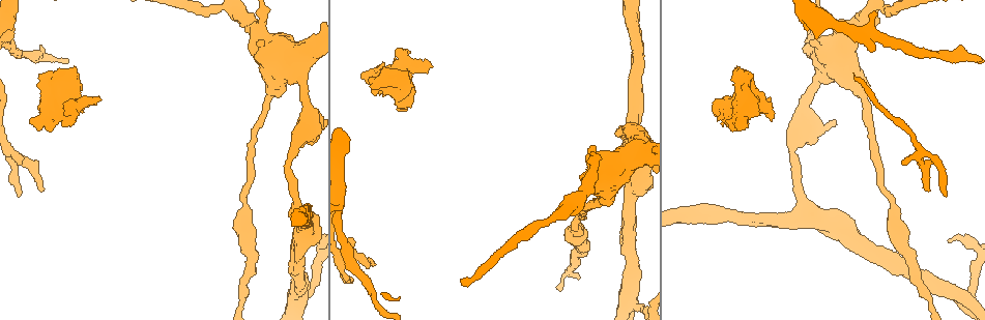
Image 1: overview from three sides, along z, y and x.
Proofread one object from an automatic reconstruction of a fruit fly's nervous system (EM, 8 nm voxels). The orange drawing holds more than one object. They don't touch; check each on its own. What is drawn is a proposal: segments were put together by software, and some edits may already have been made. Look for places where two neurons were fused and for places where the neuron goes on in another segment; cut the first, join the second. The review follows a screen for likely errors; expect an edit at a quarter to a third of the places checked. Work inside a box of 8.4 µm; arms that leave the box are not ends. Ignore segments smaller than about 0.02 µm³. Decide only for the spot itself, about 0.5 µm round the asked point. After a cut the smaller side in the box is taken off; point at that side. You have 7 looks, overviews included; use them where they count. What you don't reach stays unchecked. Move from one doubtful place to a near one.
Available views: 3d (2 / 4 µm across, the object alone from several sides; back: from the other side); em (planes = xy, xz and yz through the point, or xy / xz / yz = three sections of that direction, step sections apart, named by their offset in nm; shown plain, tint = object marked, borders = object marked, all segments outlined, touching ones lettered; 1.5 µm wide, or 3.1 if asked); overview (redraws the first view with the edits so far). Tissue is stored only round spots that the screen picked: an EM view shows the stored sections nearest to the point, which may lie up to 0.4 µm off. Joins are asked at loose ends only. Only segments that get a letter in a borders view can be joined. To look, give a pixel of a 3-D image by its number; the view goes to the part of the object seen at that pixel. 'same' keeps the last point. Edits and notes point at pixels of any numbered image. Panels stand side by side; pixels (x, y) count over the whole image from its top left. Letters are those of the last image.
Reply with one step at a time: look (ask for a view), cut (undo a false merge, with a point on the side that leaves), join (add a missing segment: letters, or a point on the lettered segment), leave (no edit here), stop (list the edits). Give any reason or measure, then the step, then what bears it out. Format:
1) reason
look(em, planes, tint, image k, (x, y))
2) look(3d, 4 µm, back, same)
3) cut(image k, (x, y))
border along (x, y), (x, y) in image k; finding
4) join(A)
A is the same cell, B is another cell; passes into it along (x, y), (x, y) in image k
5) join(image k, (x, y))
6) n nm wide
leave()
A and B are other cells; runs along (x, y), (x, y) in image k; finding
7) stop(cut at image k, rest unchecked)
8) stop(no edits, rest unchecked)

free end
look(3d, 4 µm, image 1, (361, 76))

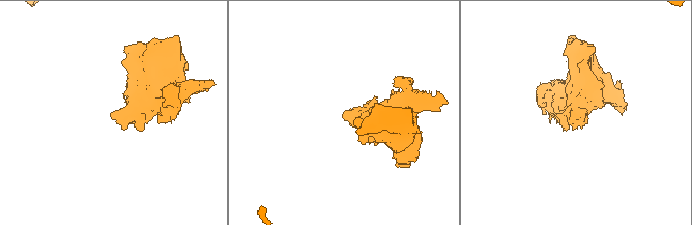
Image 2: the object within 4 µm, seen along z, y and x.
look(em, xz, step 4, borders, image 2, (342, 115))

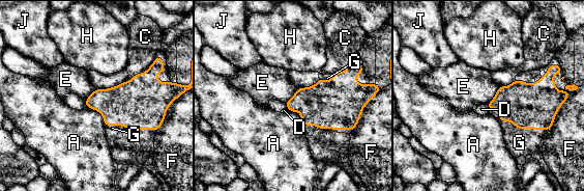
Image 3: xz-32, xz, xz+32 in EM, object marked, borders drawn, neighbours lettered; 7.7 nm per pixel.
look(em, xy, step 4, borders, same)

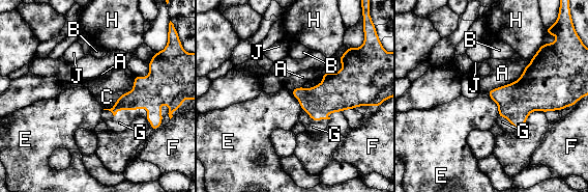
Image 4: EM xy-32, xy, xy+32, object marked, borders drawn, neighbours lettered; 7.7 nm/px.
join(G)
G is the same cell, A, B, C, E, F, H and J are other cells; passes into it along (333, 94), (315, 120), (313, 127) in image 4; the neuron continues

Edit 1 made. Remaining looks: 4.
look(em, yz, step 8, tint, image 1, (375, 265))

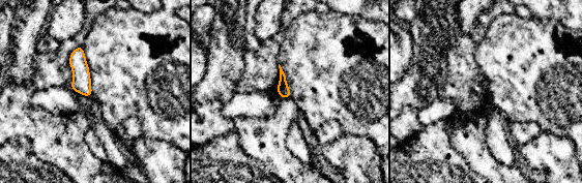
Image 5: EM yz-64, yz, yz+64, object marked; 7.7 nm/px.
look(em, planes, borders, same)

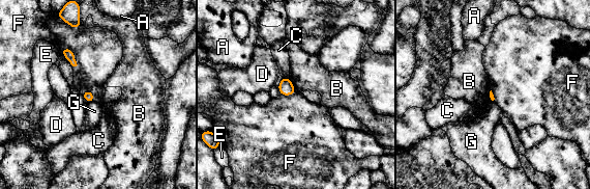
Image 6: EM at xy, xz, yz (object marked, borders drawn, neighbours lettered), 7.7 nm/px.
leave()
A, B, C, D, E, F and G are other cells; border along (63, 47), (74, 53), (76, 66) in image 6; no lettered segment goes on from it

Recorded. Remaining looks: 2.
branch point
look(3d, 2 µm, image 1, (299, 299))

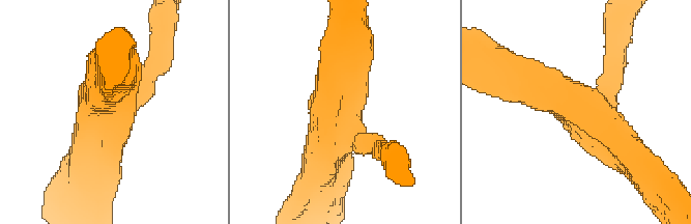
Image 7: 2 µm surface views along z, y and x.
3 arms; arms of 200, 280, 320 nm; now the EM
look(em, planes, borders, image 7, (579, 116))

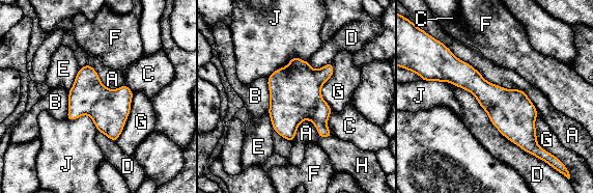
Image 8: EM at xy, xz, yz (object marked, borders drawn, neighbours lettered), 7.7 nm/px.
leave()
A, B, C, D, E, F, G, H and J are other cells; runs along (440, 76), (469, 78), (534, 142) in image 8; continuous, no second neuron

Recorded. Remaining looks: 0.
stop(join at image 4, rest unchecked)

